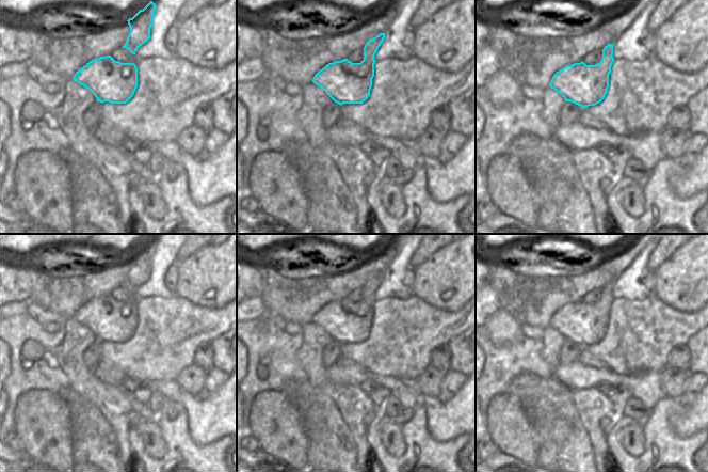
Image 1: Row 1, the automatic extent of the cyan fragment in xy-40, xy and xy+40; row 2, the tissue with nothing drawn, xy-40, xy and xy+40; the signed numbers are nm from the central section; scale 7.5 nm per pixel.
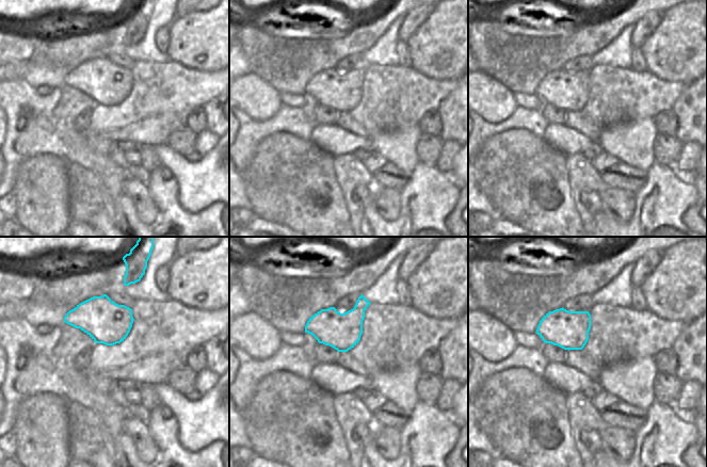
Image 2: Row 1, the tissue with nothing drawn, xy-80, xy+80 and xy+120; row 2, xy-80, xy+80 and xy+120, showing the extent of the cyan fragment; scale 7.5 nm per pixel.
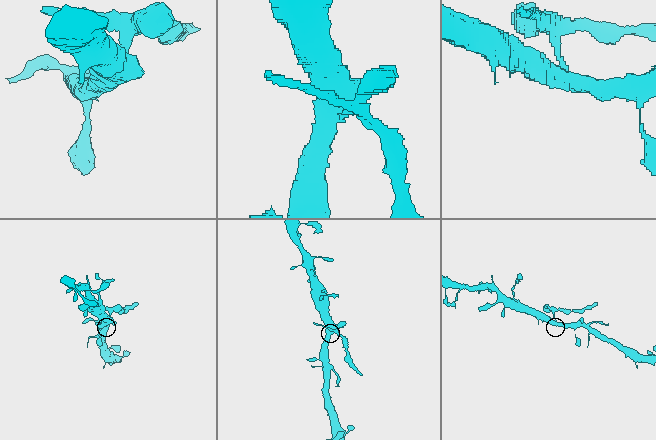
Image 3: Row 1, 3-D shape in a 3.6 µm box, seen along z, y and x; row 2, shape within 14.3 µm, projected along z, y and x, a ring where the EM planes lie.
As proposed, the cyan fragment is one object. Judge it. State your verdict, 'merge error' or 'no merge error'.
merge error

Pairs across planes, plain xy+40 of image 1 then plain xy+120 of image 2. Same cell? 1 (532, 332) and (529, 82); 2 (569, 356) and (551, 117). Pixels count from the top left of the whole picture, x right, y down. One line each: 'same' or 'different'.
1: different
2: same

